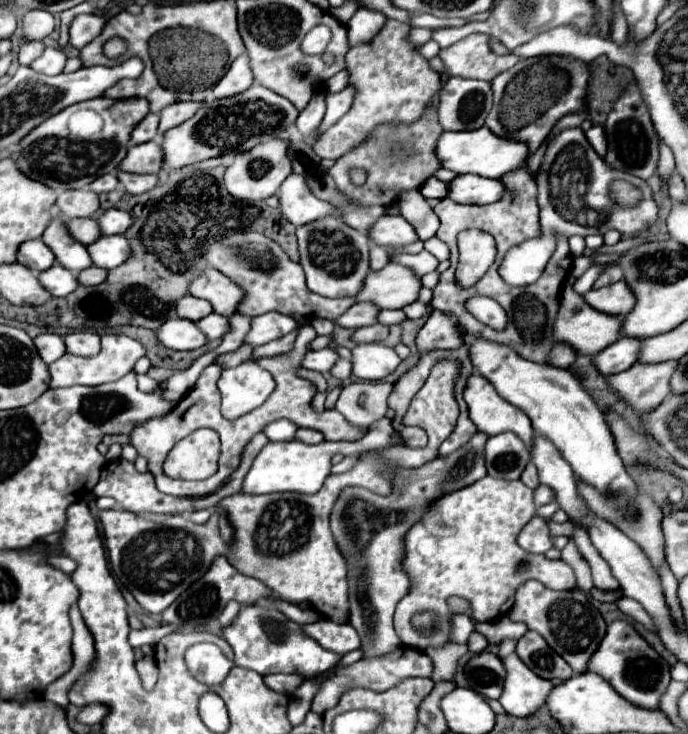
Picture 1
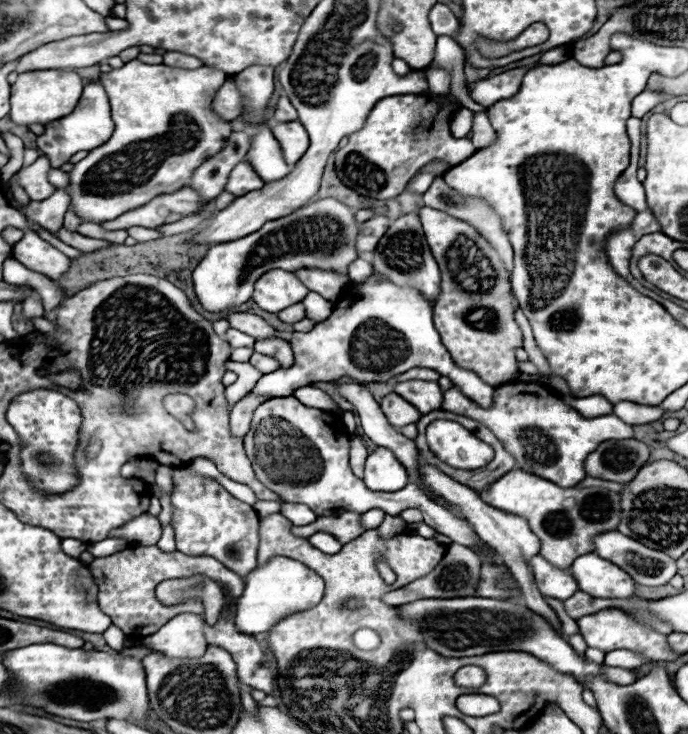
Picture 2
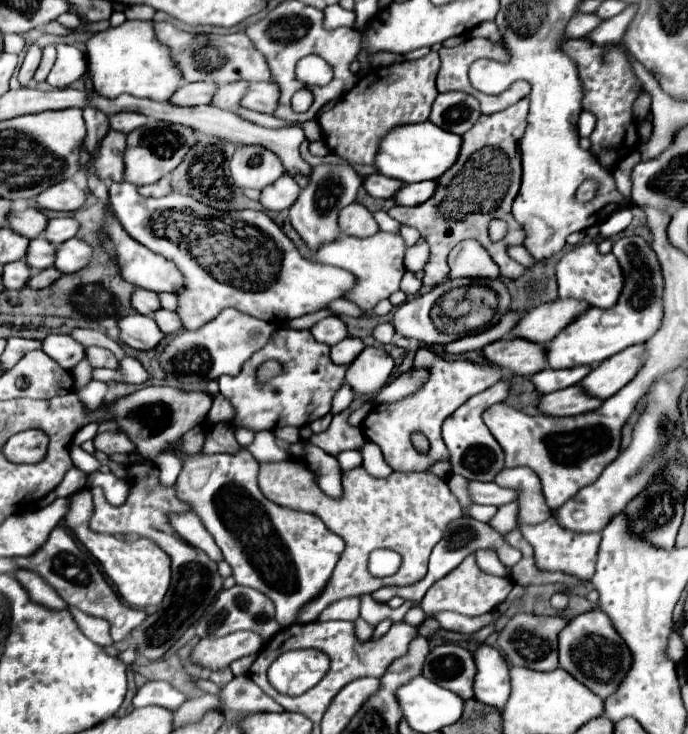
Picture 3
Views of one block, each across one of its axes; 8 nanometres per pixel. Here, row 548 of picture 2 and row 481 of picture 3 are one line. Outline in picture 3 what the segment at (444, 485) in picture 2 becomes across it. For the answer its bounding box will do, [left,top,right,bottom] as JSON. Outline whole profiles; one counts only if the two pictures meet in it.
[494,468,552,524]

